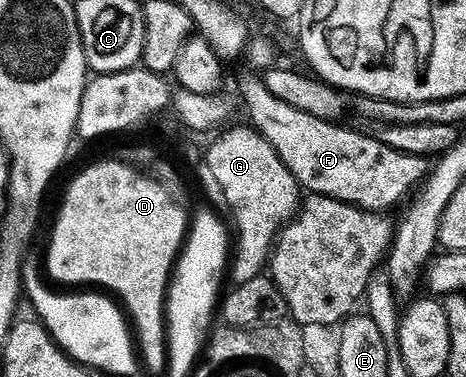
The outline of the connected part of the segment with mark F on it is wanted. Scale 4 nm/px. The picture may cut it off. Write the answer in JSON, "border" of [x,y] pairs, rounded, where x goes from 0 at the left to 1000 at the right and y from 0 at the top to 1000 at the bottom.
{"border":[[[560,202],[524,207],[506,236],[517,255],[526,305],[530,300],[536,308],[534,329],[552,342],[567,369],[575,369],[575,379],[584,379],[609,443],[627,454],[642,493],[659,515],[710,523],[723,533],[762,544],[766,554],[785,554],[792,565],[826,568],[837,560],[828,554],[841,552],[843,544],[858,541],[861,546],[873,531],[871,517],[880,501],[895,504],[918,467],[916,419],[850,401],[811,371],[809,361],[783,363],[760,342],[740,342],[740,329],[678,316],[678,305],[661,305],[661,294],[635,294],[635,284],[618,284],[609,263],[592,263],[592,252],[575,241]]]}

